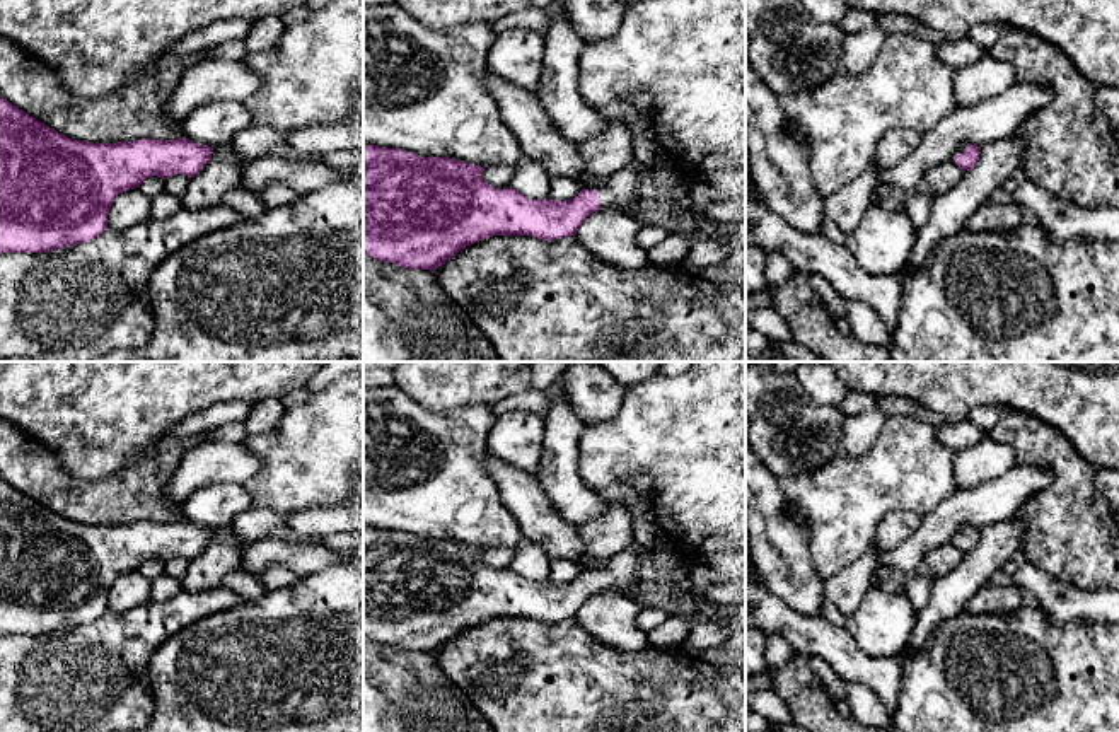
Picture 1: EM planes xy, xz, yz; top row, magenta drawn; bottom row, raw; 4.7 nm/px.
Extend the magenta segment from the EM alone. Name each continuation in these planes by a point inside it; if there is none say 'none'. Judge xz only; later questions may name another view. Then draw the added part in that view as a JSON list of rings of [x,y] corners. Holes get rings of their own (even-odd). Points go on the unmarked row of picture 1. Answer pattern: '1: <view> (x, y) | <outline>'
1: xz (621, 575) | [[[633,541],[611,556],[609,566],[604,572],[597,572],[597,582],[602,592],[629,595],[635,590],[638,578],[638,558]]]

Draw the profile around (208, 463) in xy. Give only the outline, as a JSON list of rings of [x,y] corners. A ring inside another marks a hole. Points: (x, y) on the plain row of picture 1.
[[[210,442],[189,449],[179,468],[167,481],[165,498],[183,505],[196,490],[220,483],[244,485],[261,469],[261,459],[242,442]]]

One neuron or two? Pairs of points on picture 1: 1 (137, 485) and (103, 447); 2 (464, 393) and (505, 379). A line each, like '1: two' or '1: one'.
1: two
2: one

